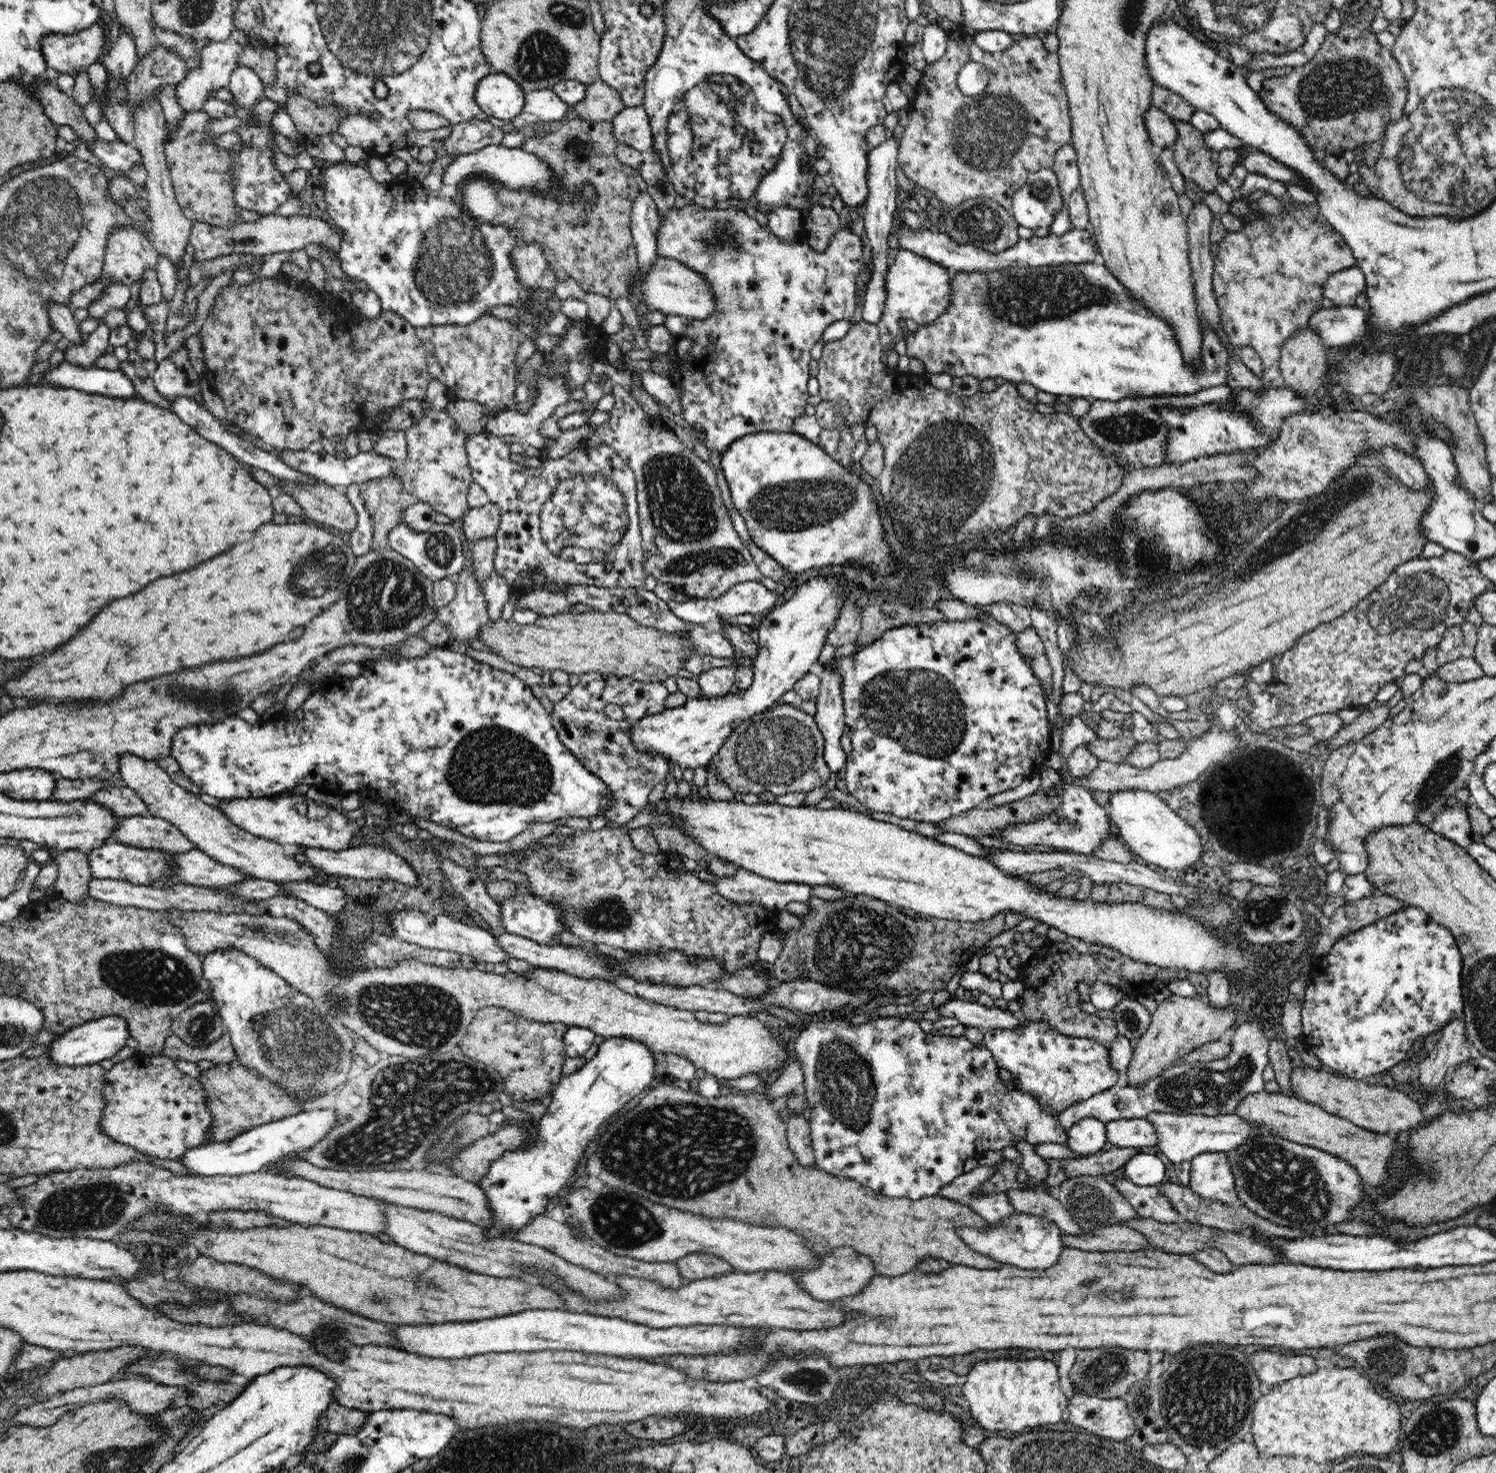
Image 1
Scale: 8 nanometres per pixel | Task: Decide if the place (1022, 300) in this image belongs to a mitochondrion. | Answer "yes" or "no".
yes

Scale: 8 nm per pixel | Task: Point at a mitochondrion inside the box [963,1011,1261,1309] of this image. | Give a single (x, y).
(1201, 1088)

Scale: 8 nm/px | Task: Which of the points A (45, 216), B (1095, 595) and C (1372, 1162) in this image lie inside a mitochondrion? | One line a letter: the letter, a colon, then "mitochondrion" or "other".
A: mitochondrion
B: mitochondrion
C: other

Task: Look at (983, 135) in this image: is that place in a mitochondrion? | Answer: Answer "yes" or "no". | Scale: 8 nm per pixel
yes

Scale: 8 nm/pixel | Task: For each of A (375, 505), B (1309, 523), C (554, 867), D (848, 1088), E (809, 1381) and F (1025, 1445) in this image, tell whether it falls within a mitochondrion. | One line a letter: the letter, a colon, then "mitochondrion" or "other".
A: other
B: mitochondrion
C: mitochondrion
D: mitochondrion
E: mitochondrion
F: mitochondrion

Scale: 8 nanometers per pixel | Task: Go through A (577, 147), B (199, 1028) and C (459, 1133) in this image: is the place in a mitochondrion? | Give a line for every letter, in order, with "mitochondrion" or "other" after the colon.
A: mitochondrion
B: mitochondrion
C: mitochondrion

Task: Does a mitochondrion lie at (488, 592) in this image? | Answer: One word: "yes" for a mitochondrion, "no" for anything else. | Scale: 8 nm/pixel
no

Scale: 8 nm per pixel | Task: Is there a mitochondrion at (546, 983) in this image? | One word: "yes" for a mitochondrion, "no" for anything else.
no

